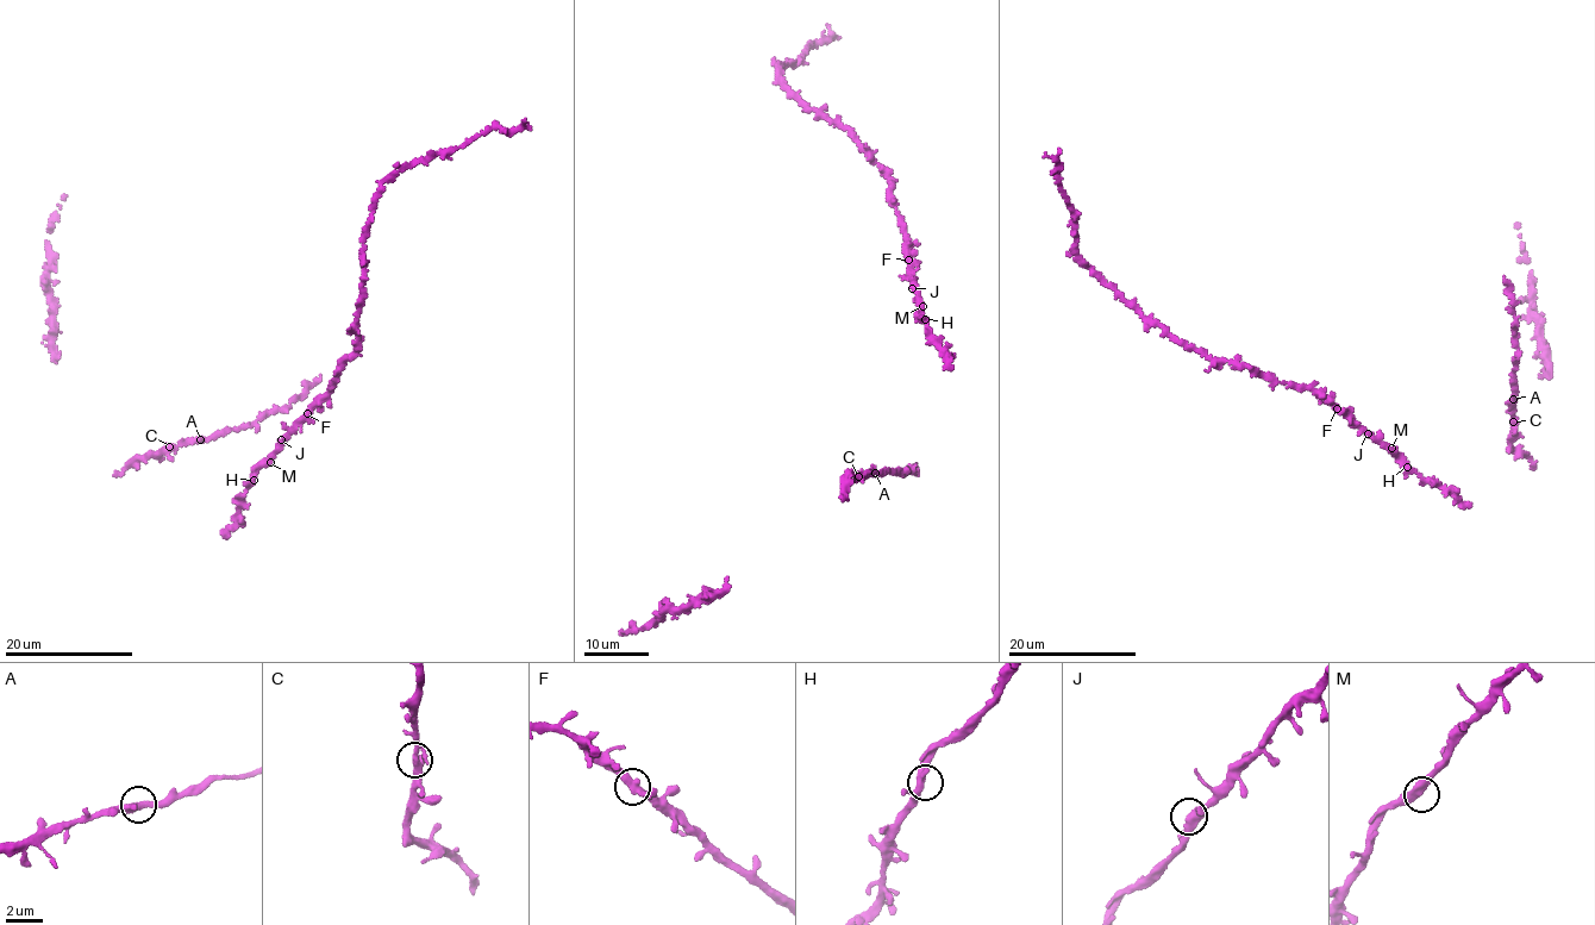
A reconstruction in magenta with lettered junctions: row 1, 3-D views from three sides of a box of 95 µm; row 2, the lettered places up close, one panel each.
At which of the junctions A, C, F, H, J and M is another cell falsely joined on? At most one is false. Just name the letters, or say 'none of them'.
none of them

